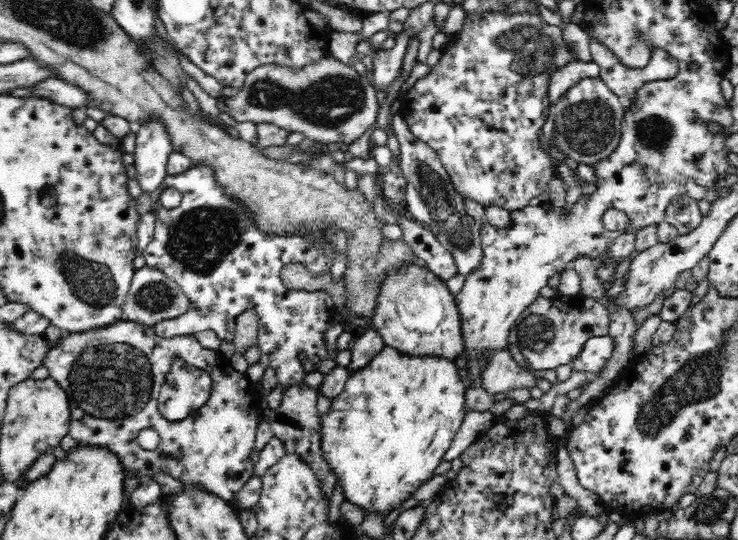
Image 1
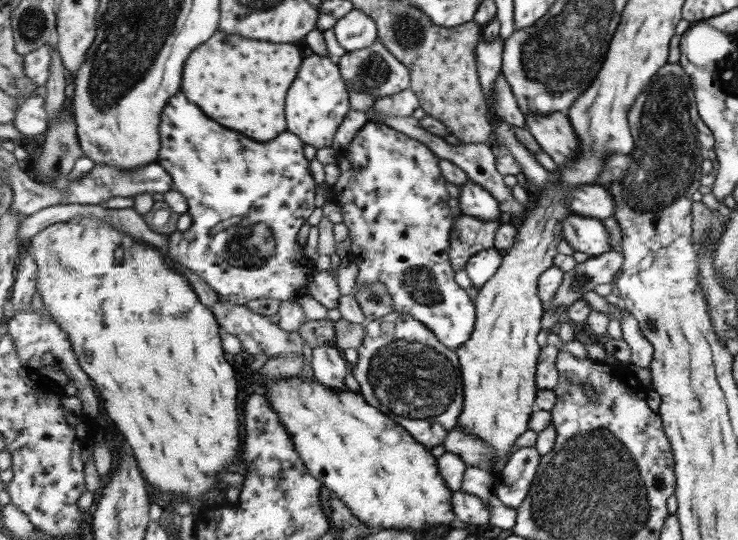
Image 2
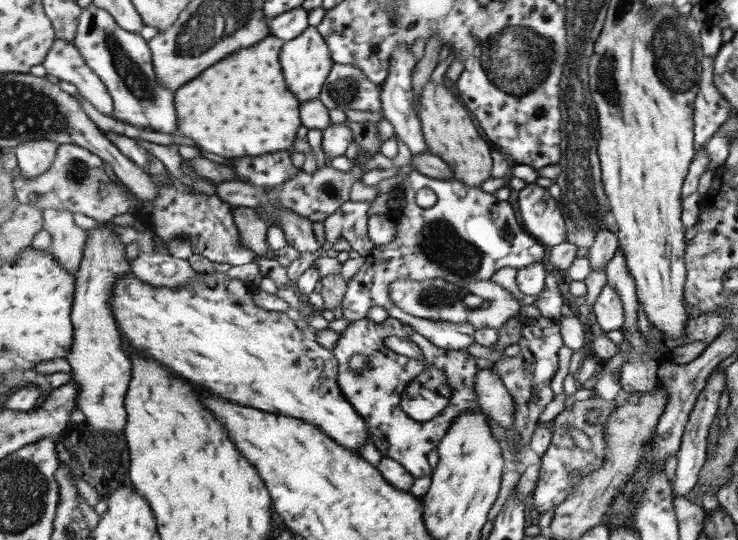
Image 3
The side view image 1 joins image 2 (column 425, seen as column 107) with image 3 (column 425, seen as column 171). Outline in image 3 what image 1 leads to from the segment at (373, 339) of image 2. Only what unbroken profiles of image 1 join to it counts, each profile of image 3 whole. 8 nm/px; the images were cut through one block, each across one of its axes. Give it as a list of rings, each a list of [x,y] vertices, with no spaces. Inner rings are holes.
[[[391,317],[381,323],[372,322],[367,318],[357,320],[350,323],[341,334],[340,340],[333,349],[333,354],[339,360],[338,378],[345,397],[355,405],[355,409],[369,423],[371,438],[384,456],[400,462],[416,480],[428,476],[433,470],[427,458],[429,452],[433,452],[440,446],[453,423],[457,422],[457,417],[480,408],[476,388],[479,368],[475,364],[475,356],[469,354],[467,350],[447,350],[437,347],[425,336],[418,334],[409,324],[404,324],[397,318]],[[389,336],[413,340],[422,351],[424,359],[408,358],[385,348],[383,340]],[[355,354],[363,354],[369,360],[368,367],[360,373],[355,373],[349,368],[349,360]],[[427,366],[435,366],[441,372],[445,372],[449,386],[451,386],[452,397],[447,408],[443,409],[439,416],[430,421],[416,421],[403,410],[401,400],[403,400],[407,386]]]

